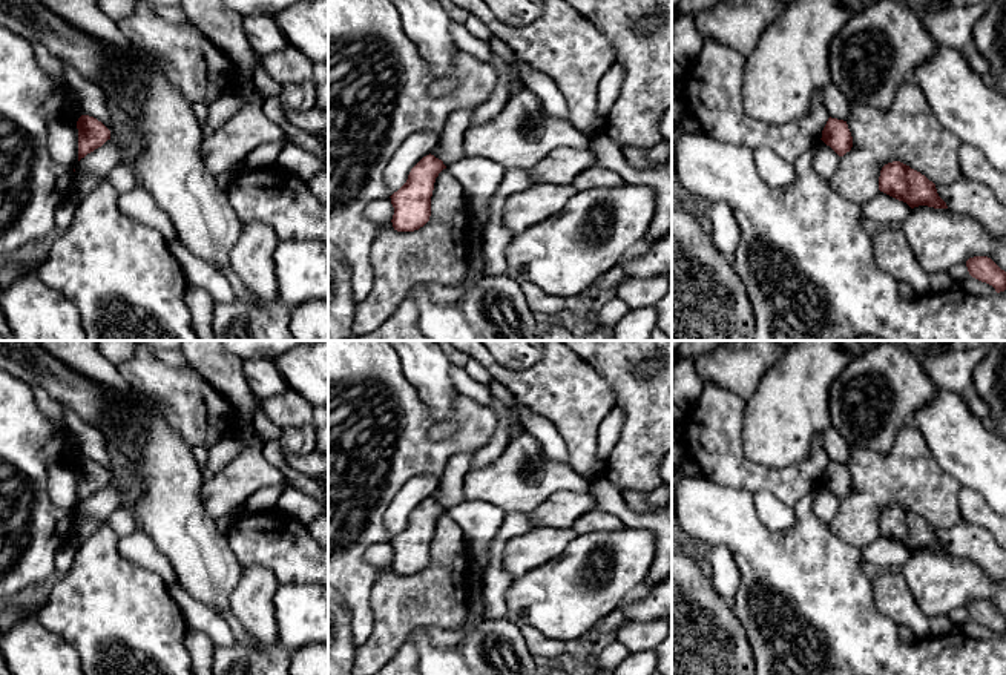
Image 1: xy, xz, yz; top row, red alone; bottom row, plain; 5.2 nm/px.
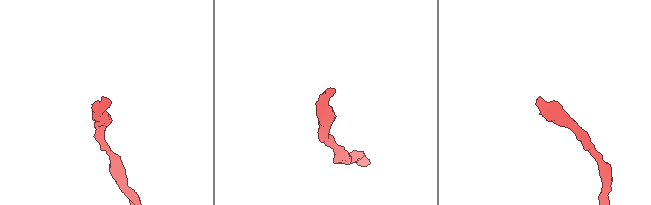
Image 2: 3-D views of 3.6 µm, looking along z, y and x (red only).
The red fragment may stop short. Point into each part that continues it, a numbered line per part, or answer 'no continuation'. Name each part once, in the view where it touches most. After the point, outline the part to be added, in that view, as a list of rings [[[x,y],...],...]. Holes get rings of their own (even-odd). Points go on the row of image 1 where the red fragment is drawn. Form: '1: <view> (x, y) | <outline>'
no continuation

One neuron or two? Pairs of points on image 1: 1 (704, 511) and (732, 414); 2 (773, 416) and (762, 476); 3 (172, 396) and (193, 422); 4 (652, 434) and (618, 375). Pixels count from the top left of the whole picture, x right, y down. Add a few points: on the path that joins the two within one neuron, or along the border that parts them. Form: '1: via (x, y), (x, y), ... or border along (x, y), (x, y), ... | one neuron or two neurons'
1: border along (706, 476), (718, 484), (742, 488), (747, 493) | two neurons
2: border along (741, 441), (744, 454), (764, 467), (799, 462) | two neurons
3: via (178, 402), (192, 416) | one neuron
4: via (652, 419), (652, 410), (632, 390) | one neuron

